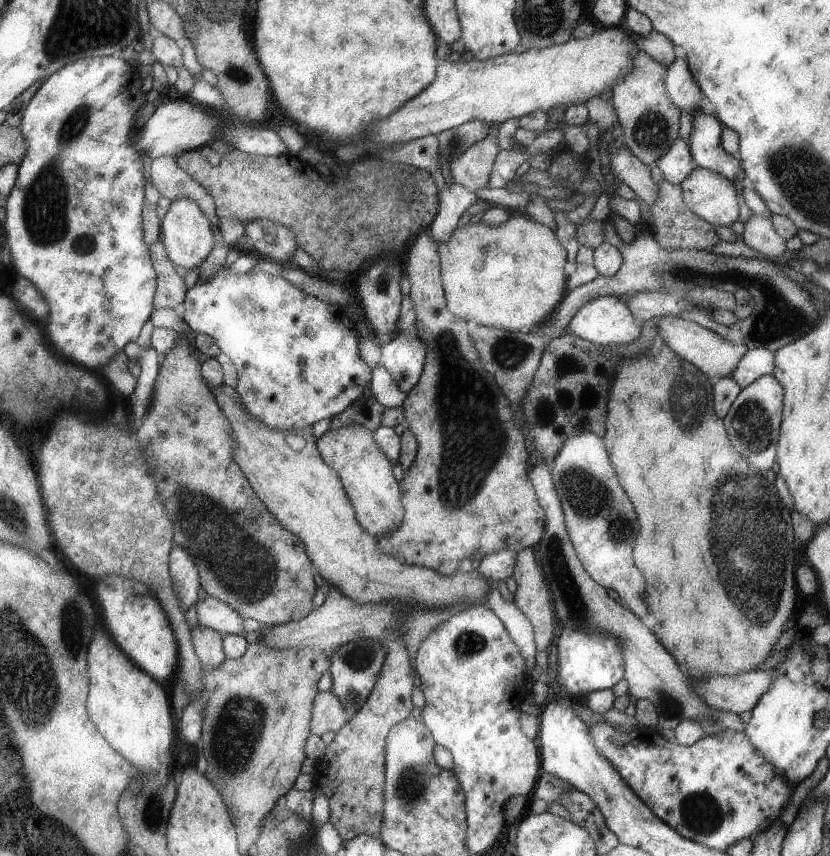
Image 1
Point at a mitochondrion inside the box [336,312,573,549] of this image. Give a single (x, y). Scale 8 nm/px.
(465, 461)

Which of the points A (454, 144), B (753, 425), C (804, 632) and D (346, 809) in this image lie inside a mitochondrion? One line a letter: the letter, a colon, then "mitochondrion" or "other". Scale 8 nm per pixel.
A: mitochondrion
B: mitochondrion
C: other
D: other

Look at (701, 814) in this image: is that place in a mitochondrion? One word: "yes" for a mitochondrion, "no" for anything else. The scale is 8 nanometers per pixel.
yes

